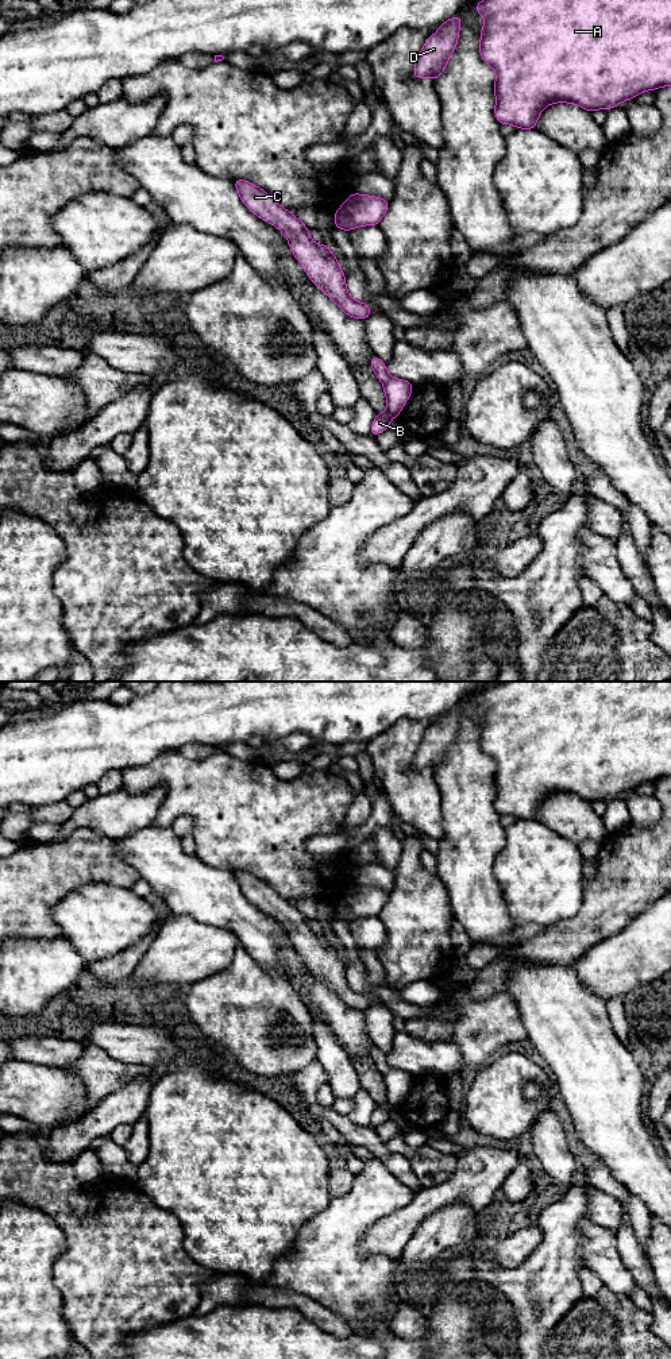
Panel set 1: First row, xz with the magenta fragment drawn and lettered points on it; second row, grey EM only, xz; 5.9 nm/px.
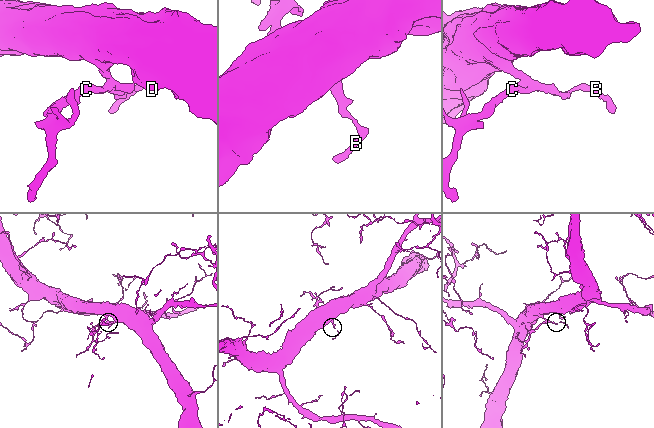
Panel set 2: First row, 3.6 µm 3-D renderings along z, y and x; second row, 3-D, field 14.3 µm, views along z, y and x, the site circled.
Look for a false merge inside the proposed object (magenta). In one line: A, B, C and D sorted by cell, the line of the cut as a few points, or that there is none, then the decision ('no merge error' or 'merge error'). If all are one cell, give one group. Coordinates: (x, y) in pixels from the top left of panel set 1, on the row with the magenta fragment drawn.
A B C D | no cut | no merge error

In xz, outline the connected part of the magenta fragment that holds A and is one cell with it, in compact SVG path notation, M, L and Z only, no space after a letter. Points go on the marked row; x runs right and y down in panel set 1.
M482 0L475 4L475 12L486 19L481 30L479 51L483 62L497 73L494 116L500 124L535 130L540 112L548 104L572 103L591 112L616 108L641 92L671 85L671 0Z

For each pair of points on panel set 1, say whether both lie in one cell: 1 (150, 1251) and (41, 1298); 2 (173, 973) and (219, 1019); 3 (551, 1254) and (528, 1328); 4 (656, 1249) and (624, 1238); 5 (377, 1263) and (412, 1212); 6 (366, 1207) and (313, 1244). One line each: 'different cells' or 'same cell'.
1: different cells
2: different cells
3: same cell
4: different cells
5: different cells
6: same cell

